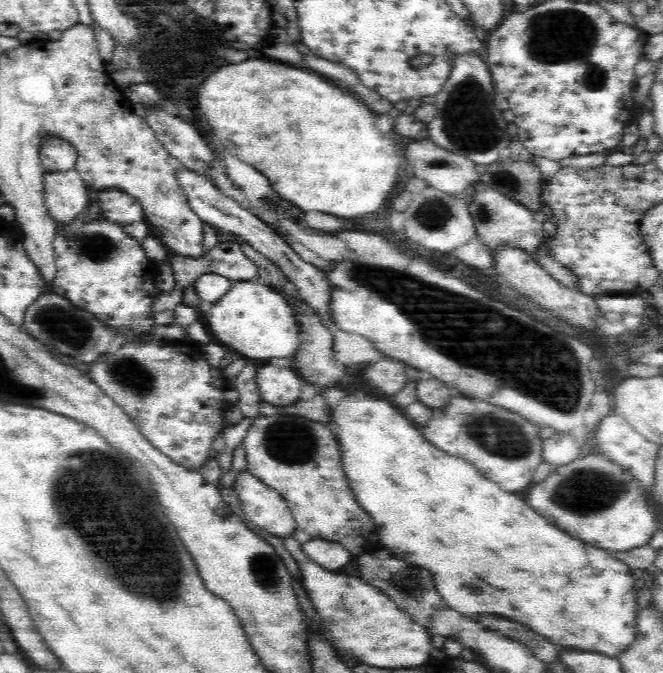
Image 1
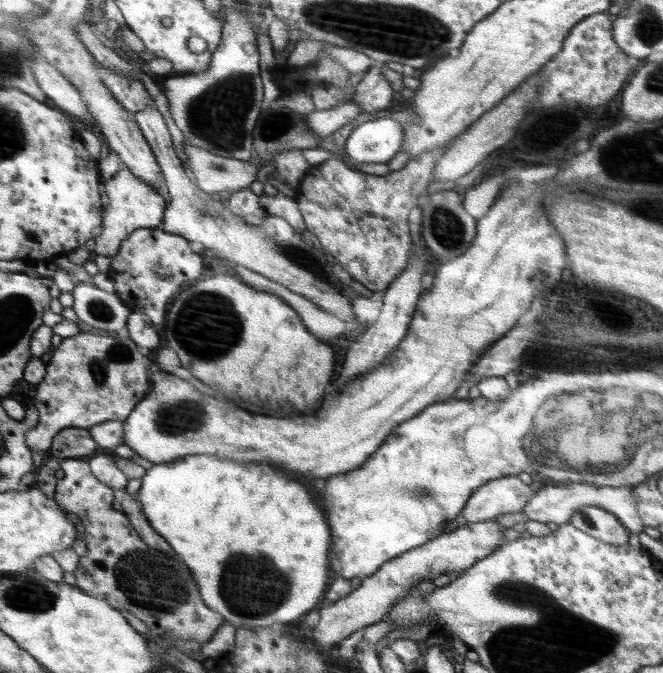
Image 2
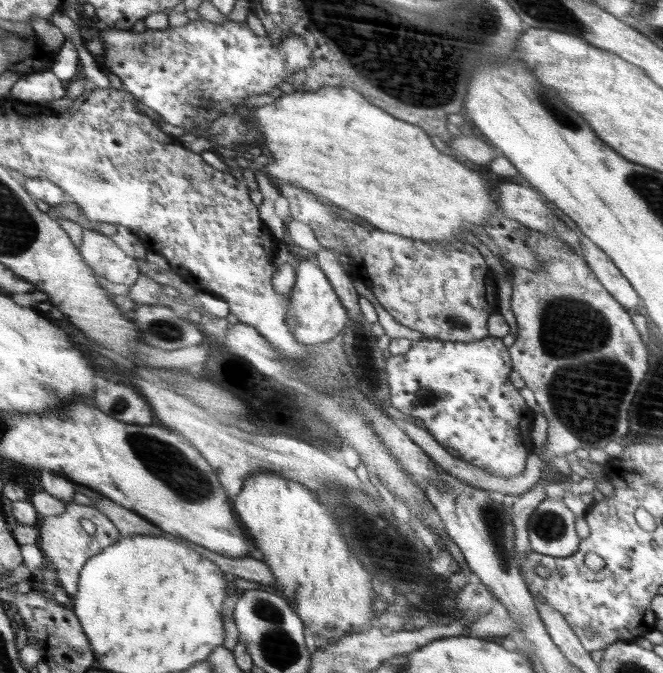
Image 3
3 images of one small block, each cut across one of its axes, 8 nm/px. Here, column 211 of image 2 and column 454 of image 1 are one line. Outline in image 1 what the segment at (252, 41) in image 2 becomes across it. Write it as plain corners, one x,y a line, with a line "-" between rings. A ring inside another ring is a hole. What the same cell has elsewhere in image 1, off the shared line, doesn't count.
477,54
458,55
453,70
438,94
434,120
428,125
428,138
441,148
470,158
475,165
498,163
514,138
511,124
493,103
495,84
489,66

